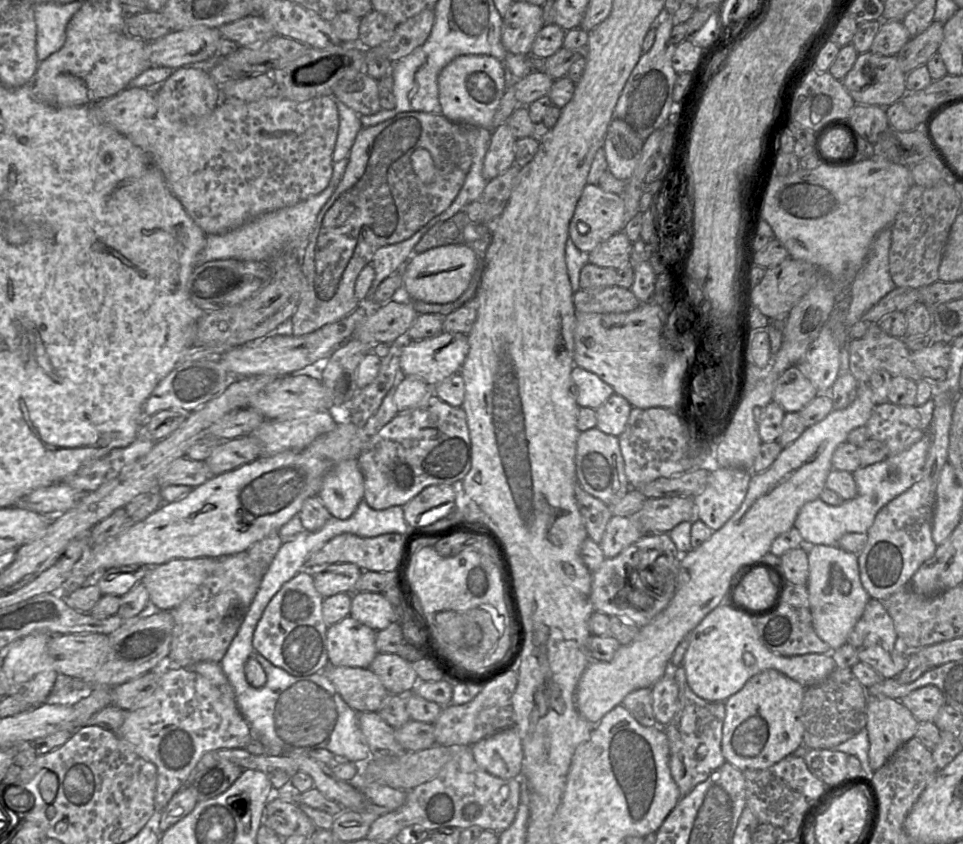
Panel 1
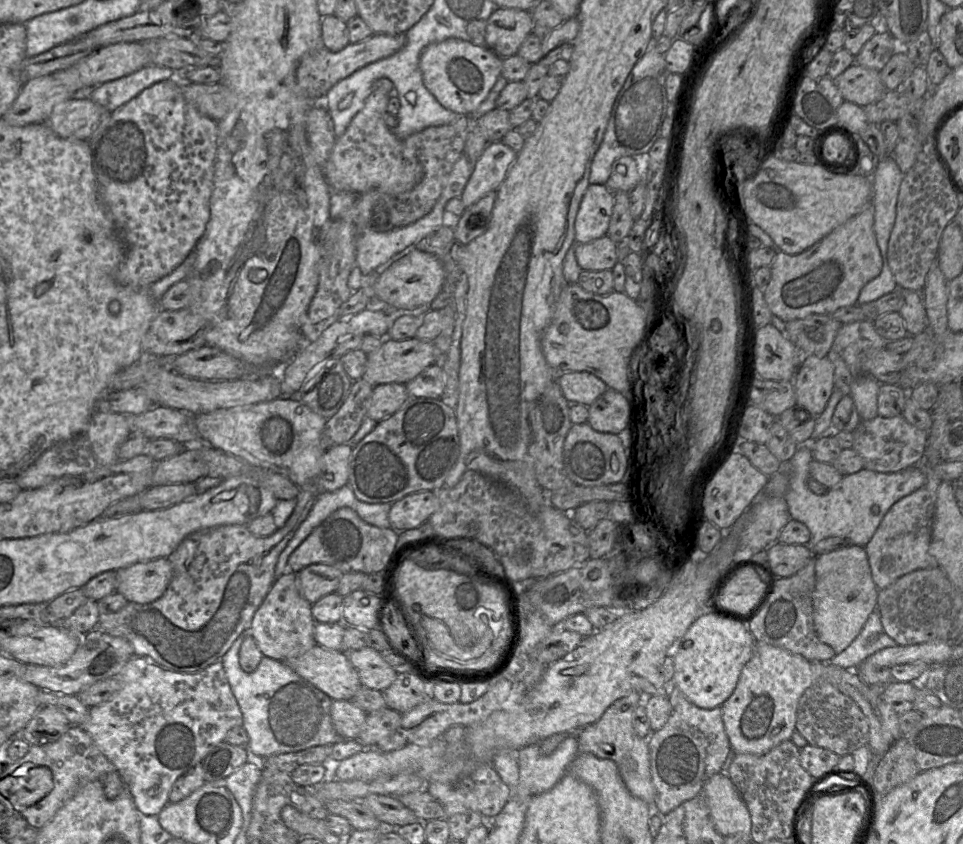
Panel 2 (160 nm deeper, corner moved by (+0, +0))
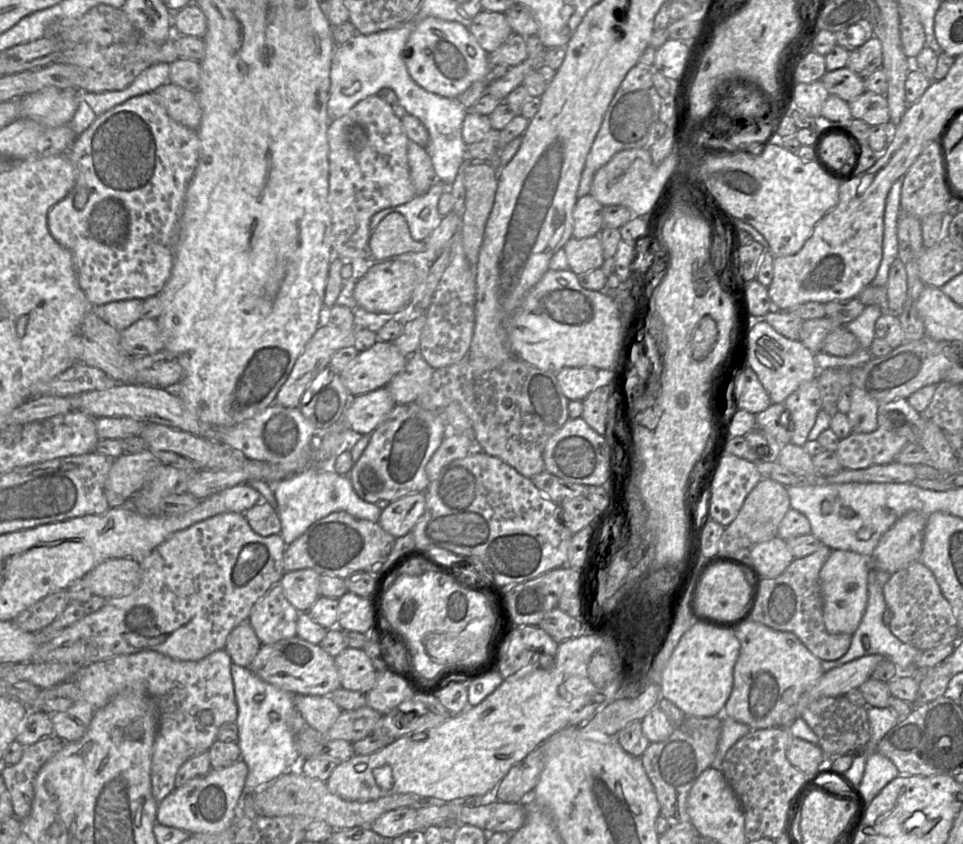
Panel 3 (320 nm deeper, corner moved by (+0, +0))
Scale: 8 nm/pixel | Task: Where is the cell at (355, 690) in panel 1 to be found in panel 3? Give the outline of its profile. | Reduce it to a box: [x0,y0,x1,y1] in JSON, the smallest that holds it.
[249,636,341,696]

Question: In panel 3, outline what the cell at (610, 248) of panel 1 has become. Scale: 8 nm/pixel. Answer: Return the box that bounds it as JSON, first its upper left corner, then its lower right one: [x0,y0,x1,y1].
[563,235,604,275]

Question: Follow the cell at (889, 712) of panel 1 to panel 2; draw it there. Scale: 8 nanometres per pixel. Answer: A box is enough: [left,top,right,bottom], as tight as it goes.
[721,641,901,758]

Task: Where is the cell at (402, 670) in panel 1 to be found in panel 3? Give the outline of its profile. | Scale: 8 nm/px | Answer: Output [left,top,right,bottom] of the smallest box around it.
[334,647,376,693]

